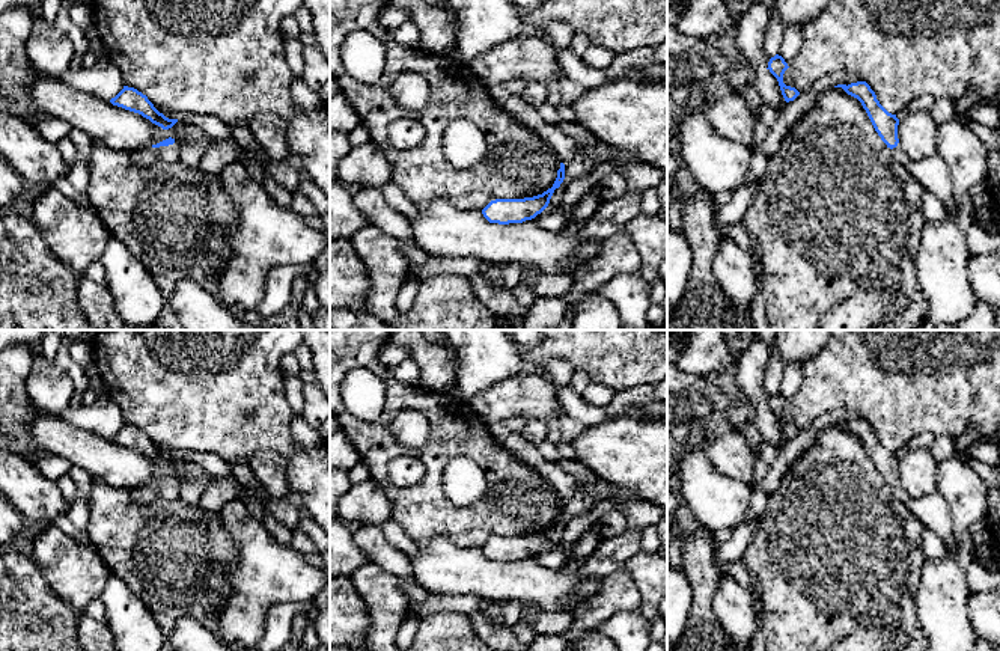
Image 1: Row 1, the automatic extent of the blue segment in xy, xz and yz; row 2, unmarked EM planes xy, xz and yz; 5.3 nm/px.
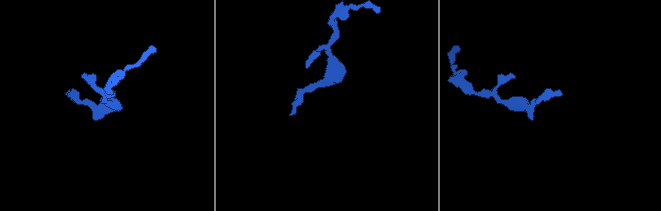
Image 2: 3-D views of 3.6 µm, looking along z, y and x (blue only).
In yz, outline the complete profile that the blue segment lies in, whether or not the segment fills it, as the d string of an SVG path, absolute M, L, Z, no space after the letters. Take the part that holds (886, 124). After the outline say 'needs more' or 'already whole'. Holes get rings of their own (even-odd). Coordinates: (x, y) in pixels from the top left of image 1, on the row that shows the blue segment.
M857 81L851 84L837 84L834 87L842 87L848 95L857 98L863 108L866 110L875 131L881 140L892 149L893 160L904 166L911 161L904 151L898 146L898 125L899 119L896 115L889 113L877 99L875 92L866 81Z; needs more

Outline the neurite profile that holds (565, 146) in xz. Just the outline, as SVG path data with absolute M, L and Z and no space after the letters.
M512 95L503 110L548 143L563 164L574 158L578 143L557 127L547 124L538 108L527 104L520 95Z

